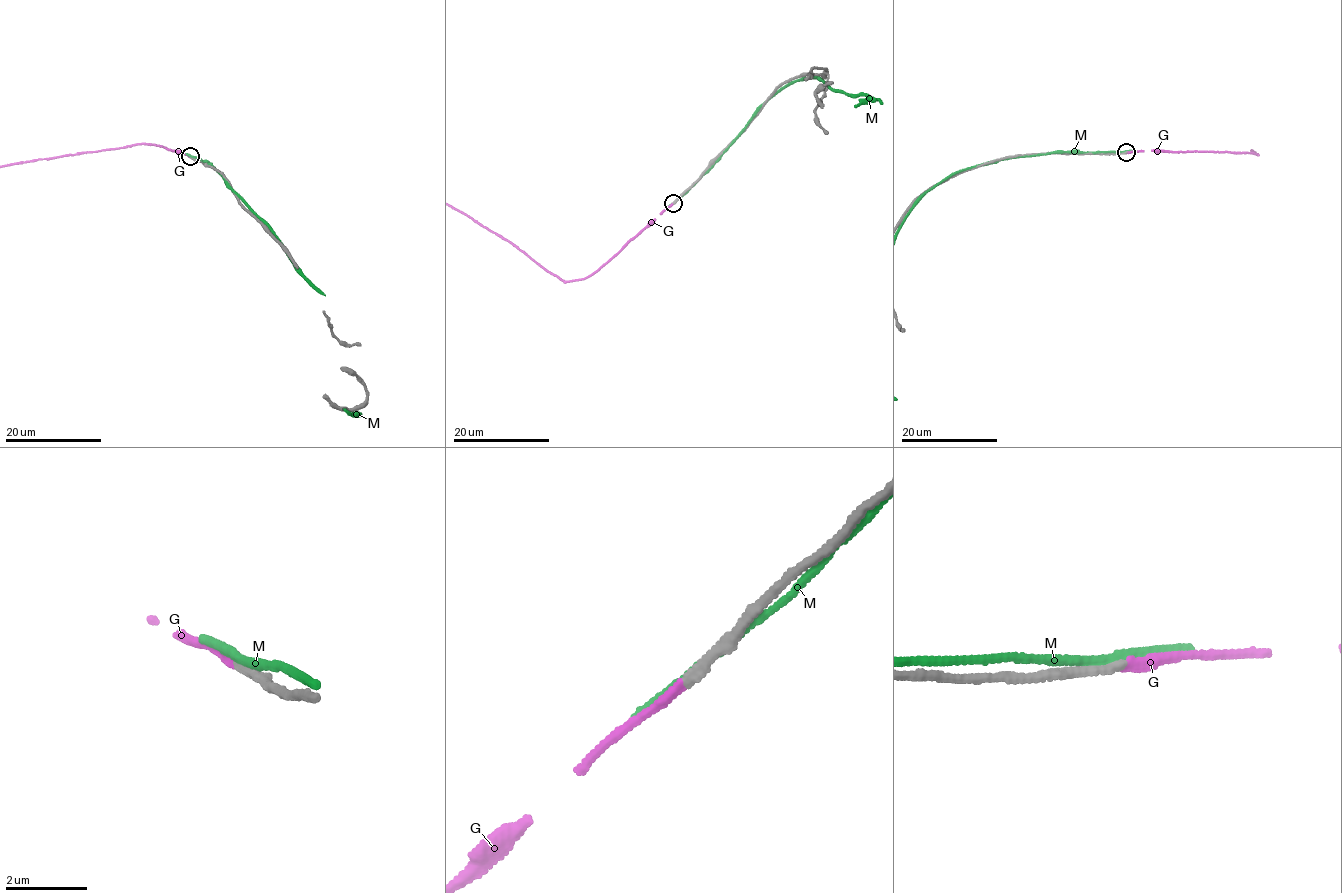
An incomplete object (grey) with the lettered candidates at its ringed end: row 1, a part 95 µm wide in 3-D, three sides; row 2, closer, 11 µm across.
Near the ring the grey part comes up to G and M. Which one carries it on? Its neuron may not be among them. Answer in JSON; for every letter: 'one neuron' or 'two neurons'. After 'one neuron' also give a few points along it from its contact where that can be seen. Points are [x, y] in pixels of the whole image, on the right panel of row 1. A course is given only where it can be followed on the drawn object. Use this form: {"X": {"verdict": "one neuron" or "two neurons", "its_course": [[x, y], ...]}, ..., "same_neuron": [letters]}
{"G": {"verdict": "one neuron"}, "M": {"verdict": "two neurons"}, "same_neuron": ["G"]}

